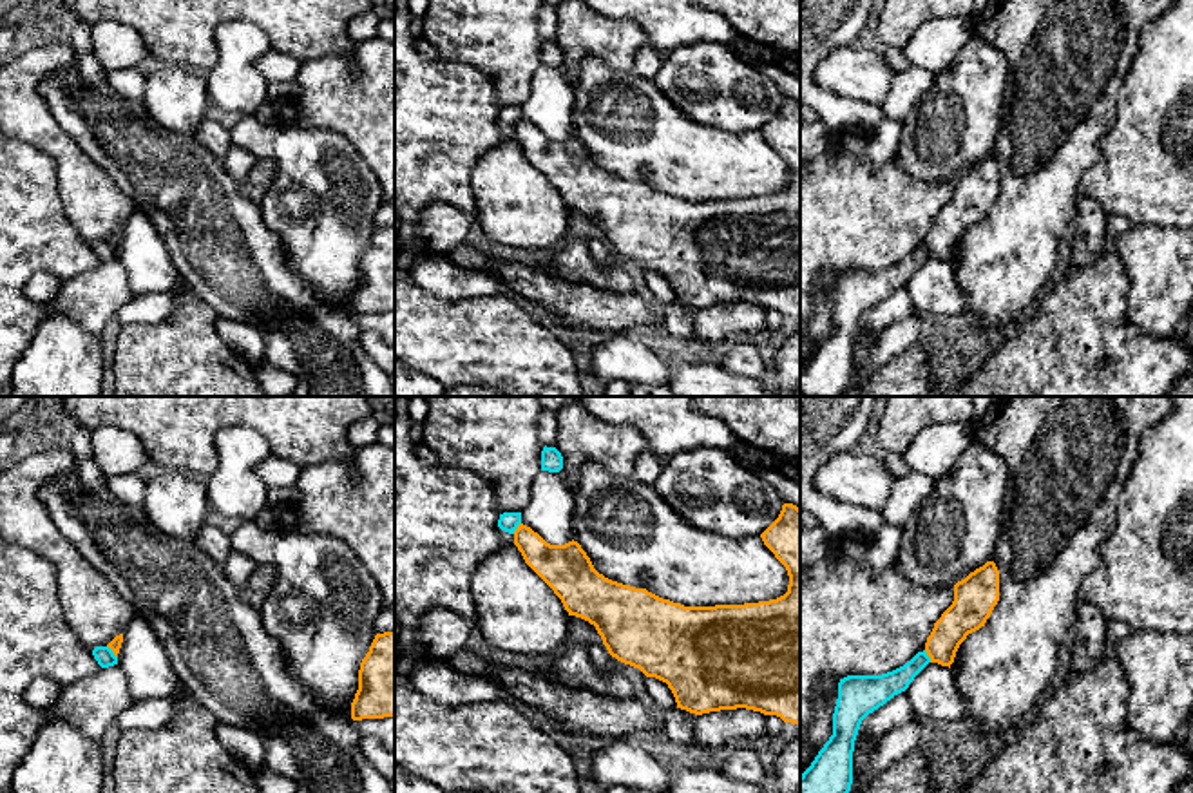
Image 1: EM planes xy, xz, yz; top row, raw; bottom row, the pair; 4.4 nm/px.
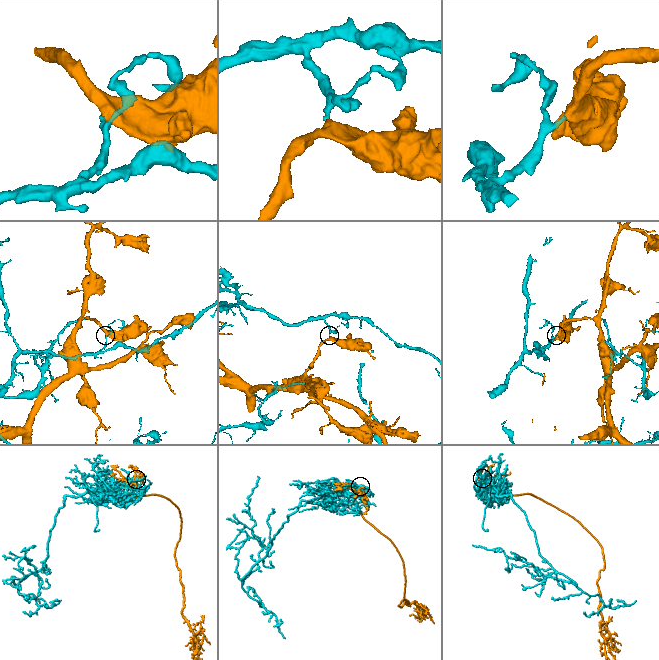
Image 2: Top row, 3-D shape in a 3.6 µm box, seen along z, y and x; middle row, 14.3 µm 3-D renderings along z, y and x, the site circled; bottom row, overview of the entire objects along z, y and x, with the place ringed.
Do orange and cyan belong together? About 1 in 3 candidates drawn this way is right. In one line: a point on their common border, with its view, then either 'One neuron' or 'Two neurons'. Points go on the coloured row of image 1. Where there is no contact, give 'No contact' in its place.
Touches orange at xy (113, 650). Two neurons

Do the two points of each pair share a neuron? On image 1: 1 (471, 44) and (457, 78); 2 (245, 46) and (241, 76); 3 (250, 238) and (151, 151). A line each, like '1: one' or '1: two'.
1: two
2: one
3: one

